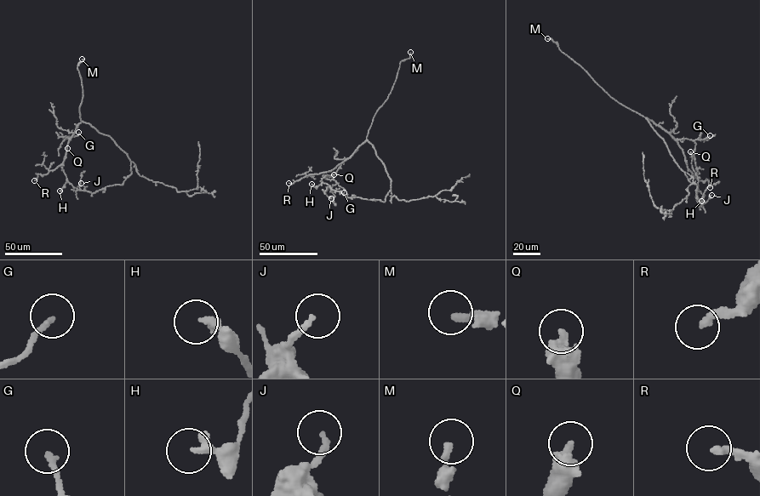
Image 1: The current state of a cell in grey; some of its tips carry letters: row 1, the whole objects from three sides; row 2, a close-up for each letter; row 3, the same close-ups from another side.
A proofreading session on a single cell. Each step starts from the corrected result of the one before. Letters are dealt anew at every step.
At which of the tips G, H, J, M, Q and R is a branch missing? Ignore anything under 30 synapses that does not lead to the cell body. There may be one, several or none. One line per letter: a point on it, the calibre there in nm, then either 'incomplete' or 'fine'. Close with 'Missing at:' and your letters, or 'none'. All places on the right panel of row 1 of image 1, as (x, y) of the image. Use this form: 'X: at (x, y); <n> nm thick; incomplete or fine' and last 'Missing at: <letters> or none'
G: at (710, 135); 180 nm thick; fine
H: at (701, 201); 300 nm thick; fine
J: at (711, 195); 190 nm thick; fine
M: at (547, 38); 200 nm thick; incomplete
Q: at (690, 151); 380 nm thick; fine
R: at (710, 187); 240 nm thick; incomplete
Missing at: M, R

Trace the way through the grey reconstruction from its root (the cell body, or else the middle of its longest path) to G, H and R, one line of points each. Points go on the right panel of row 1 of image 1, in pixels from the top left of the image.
G: (671, 156), (647, 118), (676, 139), (703, 139), (710, 135)
H: (671, 156), (688, 179), (696, 185), (697, 199), (702, 203), (699, 206), (697, 190), (704, 196), (701, 201)
R: (671, 156), (647, 118), (670, 133), (682, 150), (687, 167), (693, 175), (700, 180), (707, 179), (710, 187)

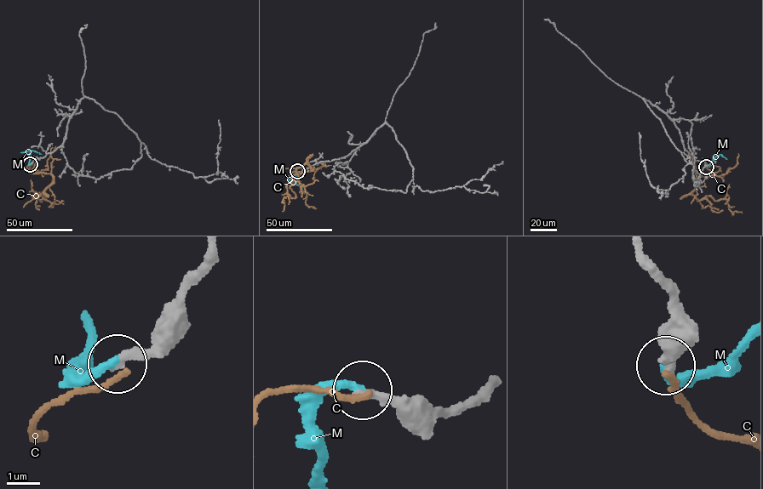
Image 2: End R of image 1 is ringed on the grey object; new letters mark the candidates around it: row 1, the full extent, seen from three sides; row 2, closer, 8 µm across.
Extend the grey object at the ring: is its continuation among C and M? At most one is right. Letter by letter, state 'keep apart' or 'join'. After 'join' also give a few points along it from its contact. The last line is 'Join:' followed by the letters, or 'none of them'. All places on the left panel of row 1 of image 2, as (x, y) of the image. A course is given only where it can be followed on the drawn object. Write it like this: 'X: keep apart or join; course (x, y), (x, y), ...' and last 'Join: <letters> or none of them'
C: keep apart
M: join; course (30, 164), (25, 152), (34, 150), (41, 154)
Join: M

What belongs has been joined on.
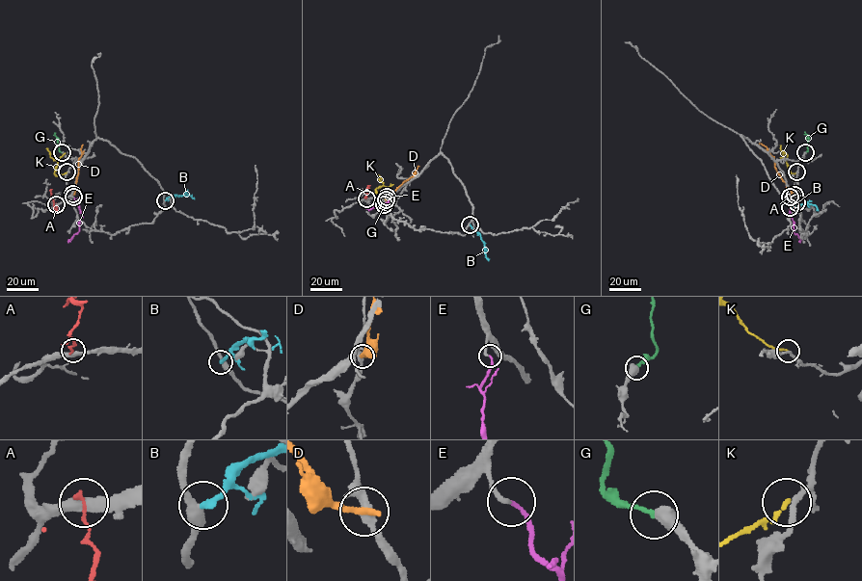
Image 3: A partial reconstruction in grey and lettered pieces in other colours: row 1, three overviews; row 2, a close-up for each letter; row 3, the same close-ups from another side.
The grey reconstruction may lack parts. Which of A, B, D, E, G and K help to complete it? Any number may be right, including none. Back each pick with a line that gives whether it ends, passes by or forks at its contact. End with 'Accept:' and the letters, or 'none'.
E: It ends there
G: It ends there
Accept: E, G

